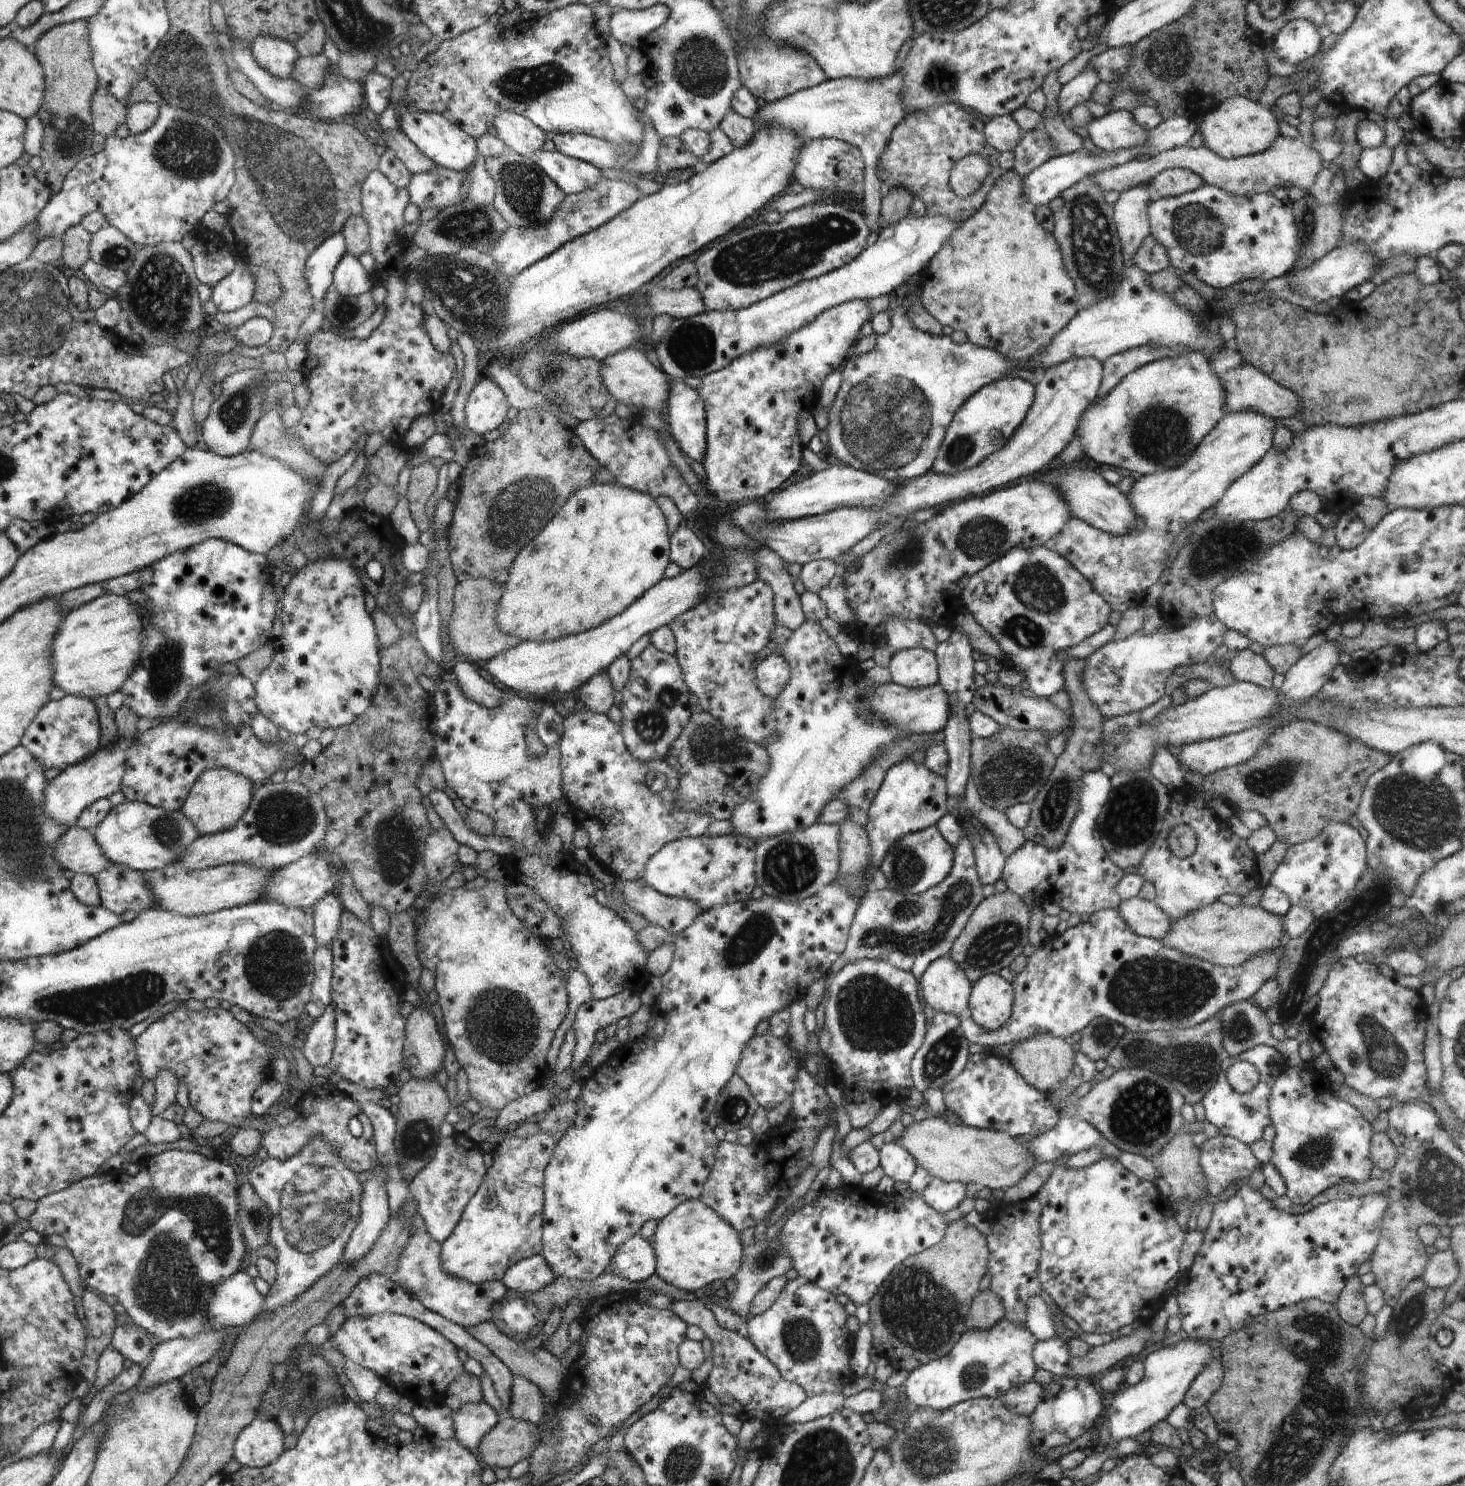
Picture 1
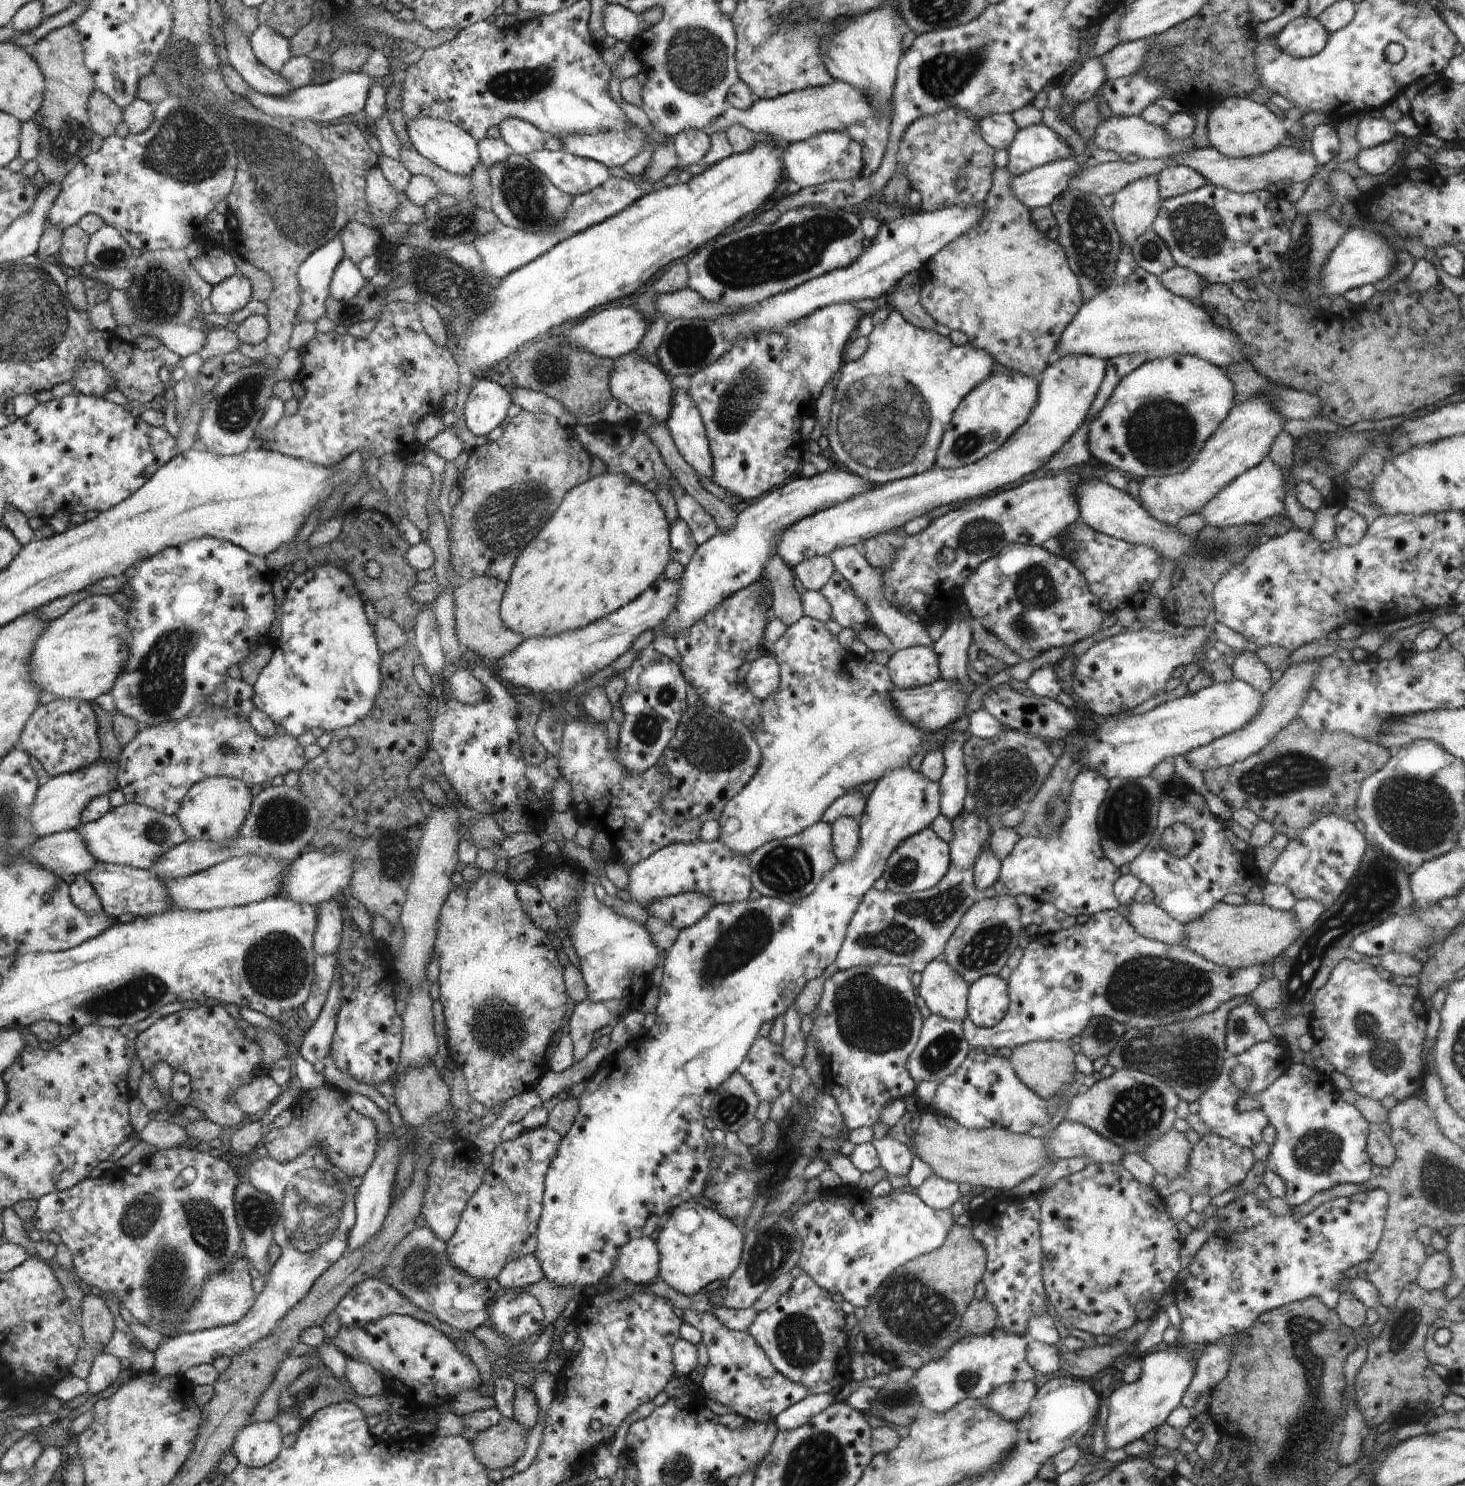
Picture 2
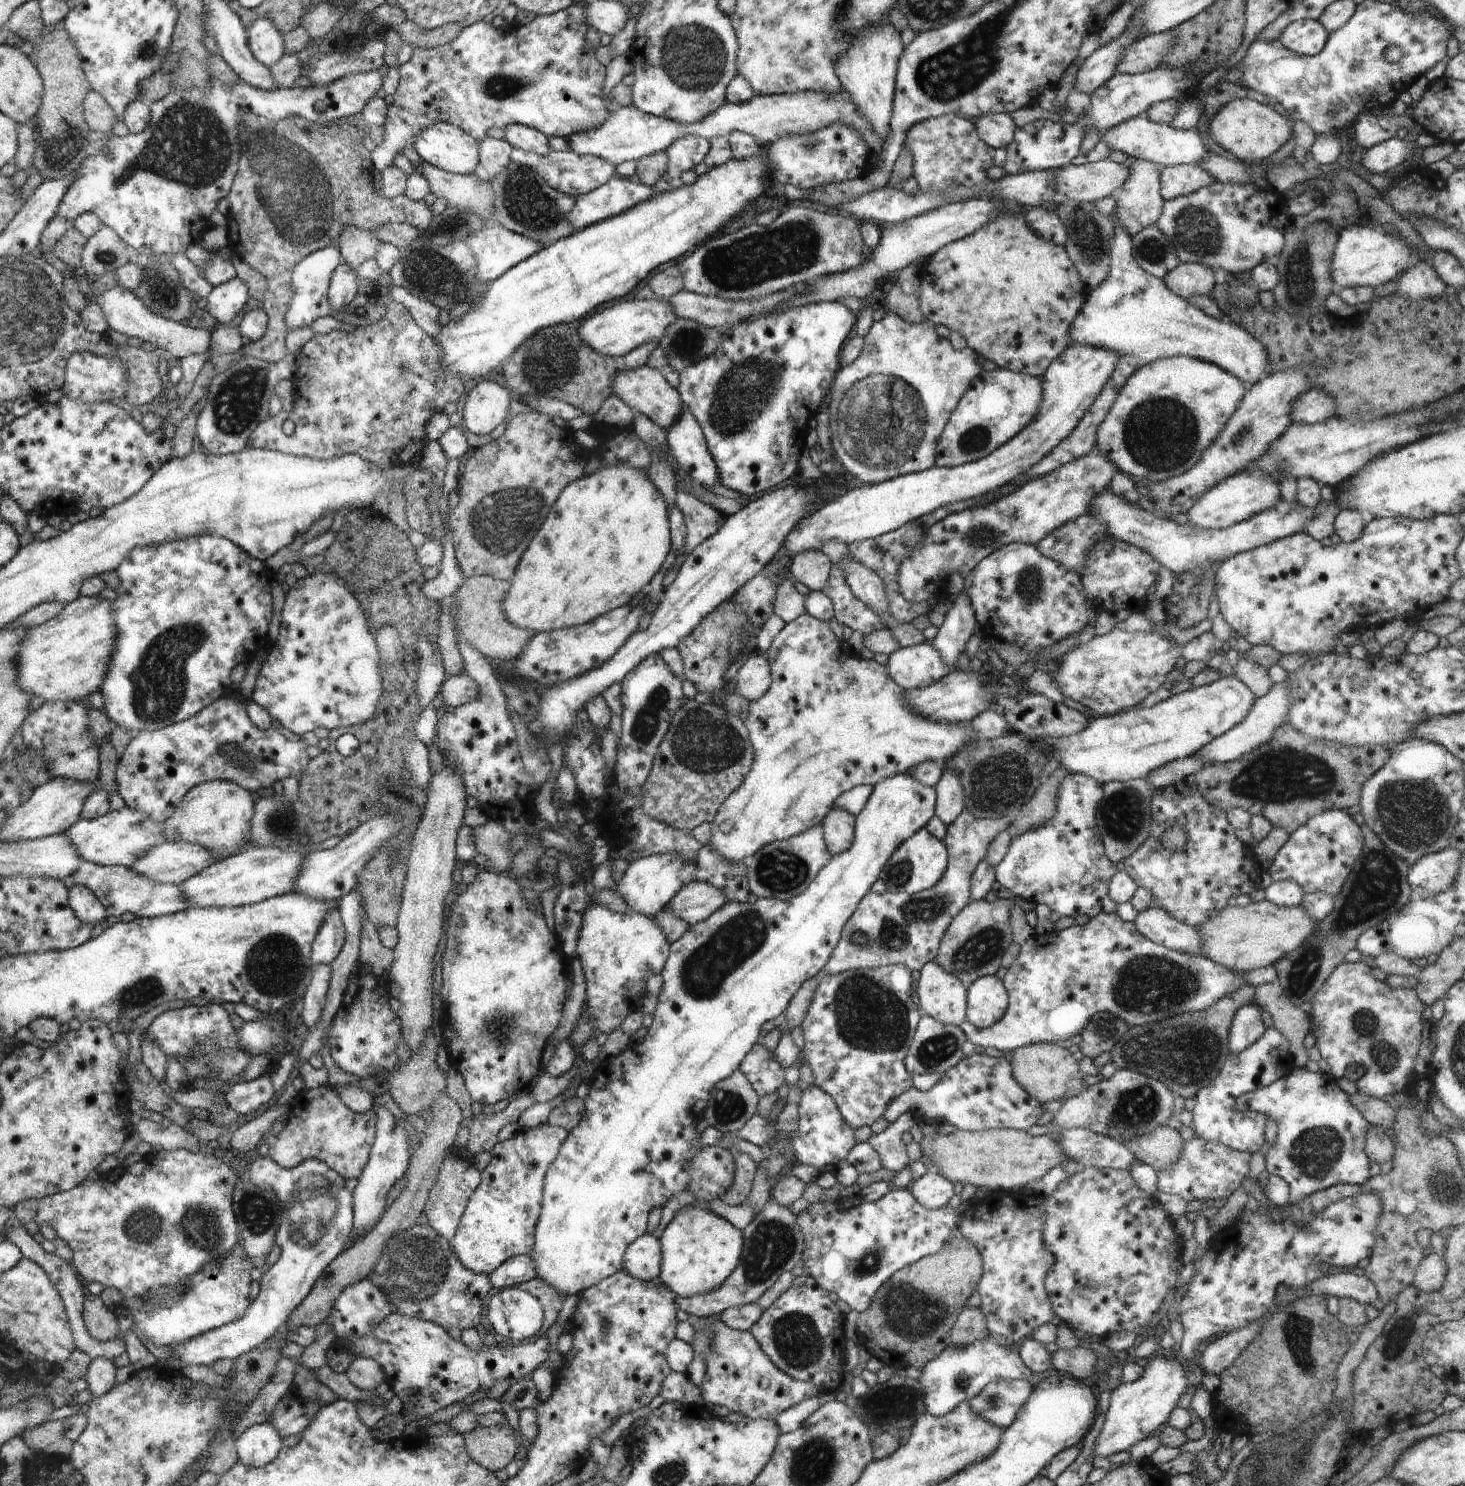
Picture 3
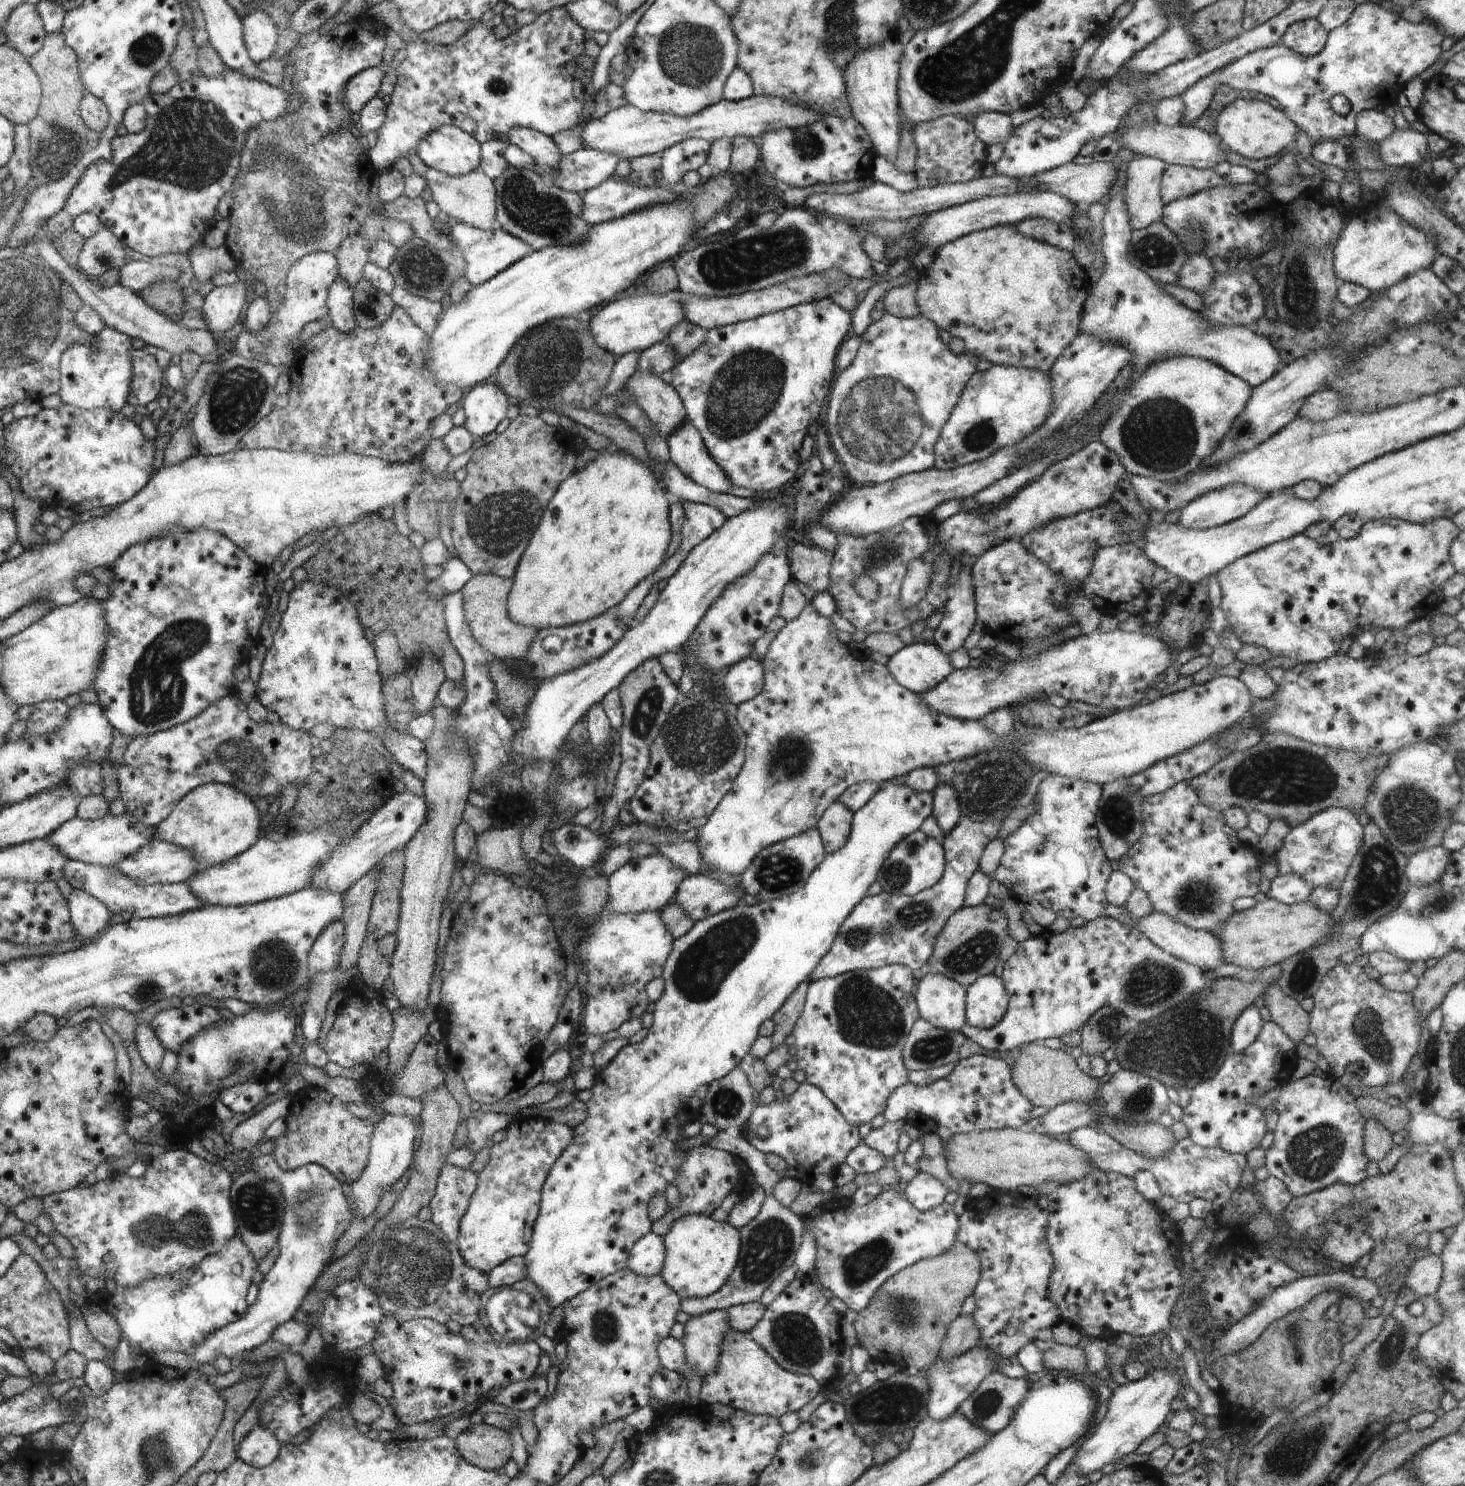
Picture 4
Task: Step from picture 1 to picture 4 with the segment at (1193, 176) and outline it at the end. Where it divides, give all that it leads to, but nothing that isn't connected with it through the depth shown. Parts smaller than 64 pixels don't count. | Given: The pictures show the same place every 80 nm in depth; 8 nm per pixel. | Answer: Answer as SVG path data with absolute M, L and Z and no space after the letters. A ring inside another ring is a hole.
M1168 165L1161 176L1160 194L1162 202L1167 205L1180 197L1192 196L1203 190L1233 185L1229 178L1218 174L1216 169L1199 169L1184 165Z

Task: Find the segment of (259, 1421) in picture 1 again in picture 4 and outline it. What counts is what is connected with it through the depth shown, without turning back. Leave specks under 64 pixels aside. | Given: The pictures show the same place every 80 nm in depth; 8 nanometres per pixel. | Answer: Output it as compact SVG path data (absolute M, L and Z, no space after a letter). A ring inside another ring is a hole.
M258 1425L237 1444L238 1458L259 1469L274 1463L280 1450L275 1433Z

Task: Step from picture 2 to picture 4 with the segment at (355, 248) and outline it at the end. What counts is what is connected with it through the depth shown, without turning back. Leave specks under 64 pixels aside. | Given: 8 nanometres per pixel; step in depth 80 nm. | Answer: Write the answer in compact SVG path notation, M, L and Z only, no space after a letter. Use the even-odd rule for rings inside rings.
M360 234L348 236L336 250L336 260L339 263L339 275L352 287L362 278L364 264L368 262L368 248Z

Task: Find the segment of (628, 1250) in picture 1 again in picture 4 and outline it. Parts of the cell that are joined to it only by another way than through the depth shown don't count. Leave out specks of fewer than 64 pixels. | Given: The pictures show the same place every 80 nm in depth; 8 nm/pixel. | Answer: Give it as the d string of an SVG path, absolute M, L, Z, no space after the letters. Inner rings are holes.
M649 1232L634 1244L628 1268L637 1275L653 1277L660 1275L665 1259L663 1237Z

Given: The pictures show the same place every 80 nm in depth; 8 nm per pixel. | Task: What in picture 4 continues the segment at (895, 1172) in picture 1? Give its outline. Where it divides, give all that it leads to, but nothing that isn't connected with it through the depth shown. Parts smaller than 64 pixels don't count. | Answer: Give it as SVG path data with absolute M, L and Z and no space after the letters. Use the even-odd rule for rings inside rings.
M905 1120L887 1121L881 1128L873 1129L863 1140L866 1145L881 1152L886 1159L886 1167L894 1167L892 1159L898 1152L898 1138L906 1132L910 1122Z

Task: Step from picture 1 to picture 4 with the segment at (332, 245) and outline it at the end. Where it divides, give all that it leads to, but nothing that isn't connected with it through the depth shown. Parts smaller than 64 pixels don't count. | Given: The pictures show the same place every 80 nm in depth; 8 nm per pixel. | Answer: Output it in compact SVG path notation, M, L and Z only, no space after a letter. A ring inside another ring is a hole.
M315 252L304 255L288 270L284 284L283 303L272 313L271 322L258 334L243 330L236 339L234 352L245 359L256 359L273 365L289 365L293 361L290 342L297 338L298 332L308 322L320 320L329 314L327 295L331 284L339 275L339 263L334 252Z

